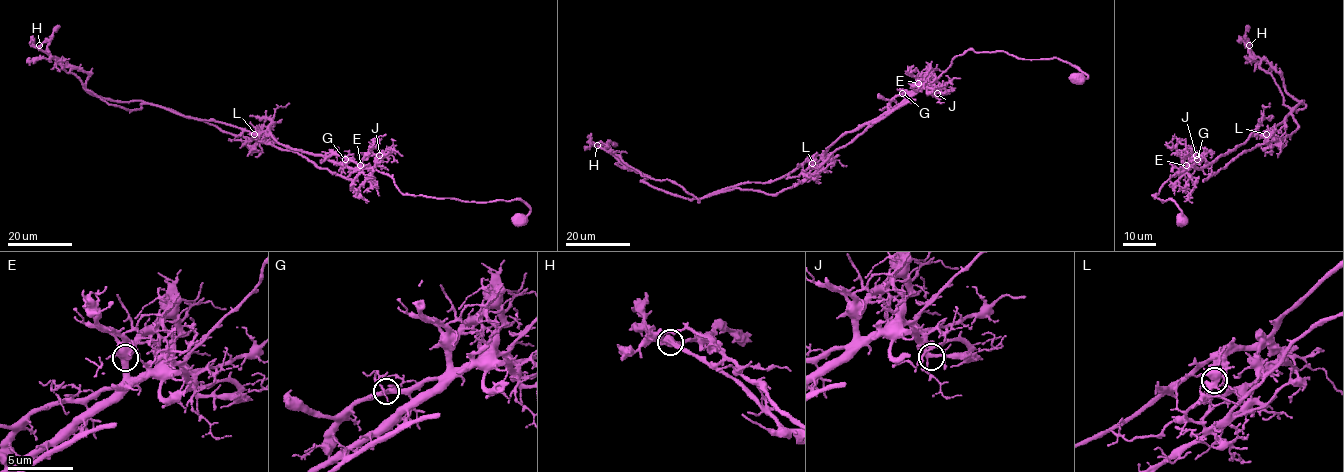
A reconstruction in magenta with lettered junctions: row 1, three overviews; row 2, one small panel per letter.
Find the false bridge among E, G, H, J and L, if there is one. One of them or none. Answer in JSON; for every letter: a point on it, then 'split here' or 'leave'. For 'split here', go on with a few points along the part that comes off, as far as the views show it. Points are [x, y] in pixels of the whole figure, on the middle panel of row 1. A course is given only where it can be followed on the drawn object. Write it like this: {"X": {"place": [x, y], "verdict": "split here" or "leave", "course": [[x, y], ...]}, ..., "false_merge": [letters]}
{"E": {"place": [918, 83], "verdict": "leave"}, "G": {"place": [902, 93], "verdict": "leave"}, "H": {"place": [597, 145], "verdict": "leave"}, "J": {"place": [937, 93], "verdict": "leave"}, "L": {"place": [812, 163], "verdict": "split here", "course": [[812, 162], [809, 175], [775, 194], [733, 188], [699, 202], [677, 184], [643, 176], [605, 144], [617, 145]]}, "false_merge": ["L"]}

